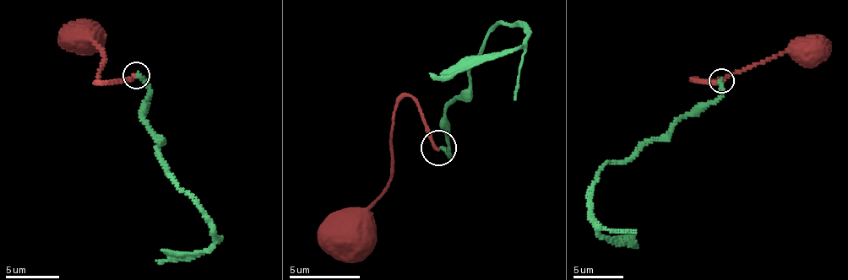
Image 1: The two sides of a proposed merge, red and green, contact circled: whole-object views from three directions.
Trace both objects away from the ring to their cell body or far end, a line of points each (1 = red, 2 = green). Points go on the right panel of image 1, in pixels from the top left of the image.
1: (722, 80), (693, 78), (714, 80), (763, 63), (785, 51), (809, 51)
2: (721, 80), (713, 101), (599, 172), (594, 227), (634, 244)

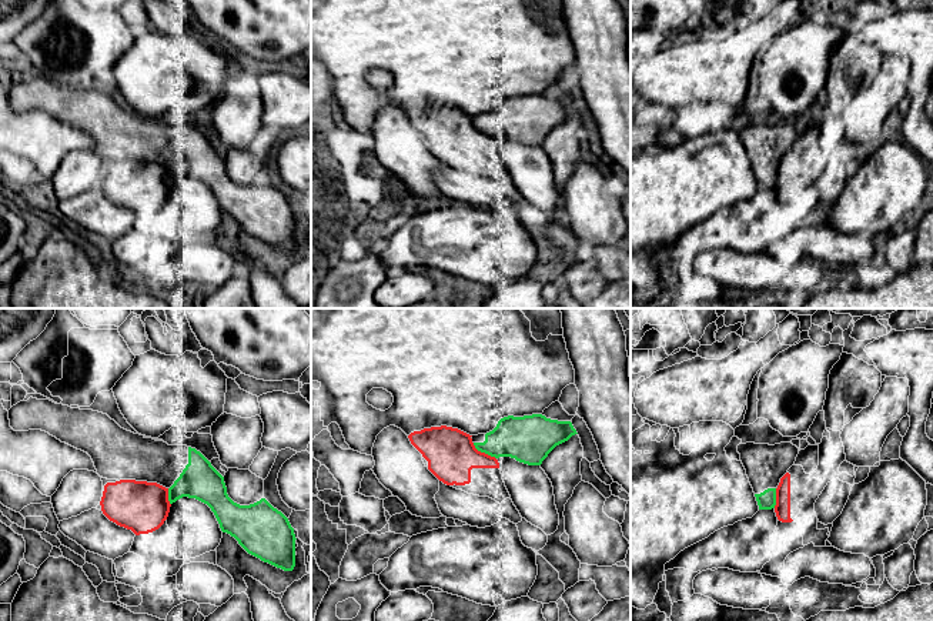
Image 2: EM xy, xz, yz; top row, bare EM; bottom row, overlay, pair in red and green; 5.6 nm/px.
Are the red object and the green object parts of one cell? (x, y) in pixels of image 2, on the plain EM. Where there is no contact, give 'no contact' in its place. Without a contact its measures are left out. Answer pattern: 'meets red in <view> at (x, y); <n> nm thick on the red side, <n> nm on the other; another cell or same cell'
meets red in xz at (484, 133); 280 nm thick on the red side, 260 nm on the other; another cell

